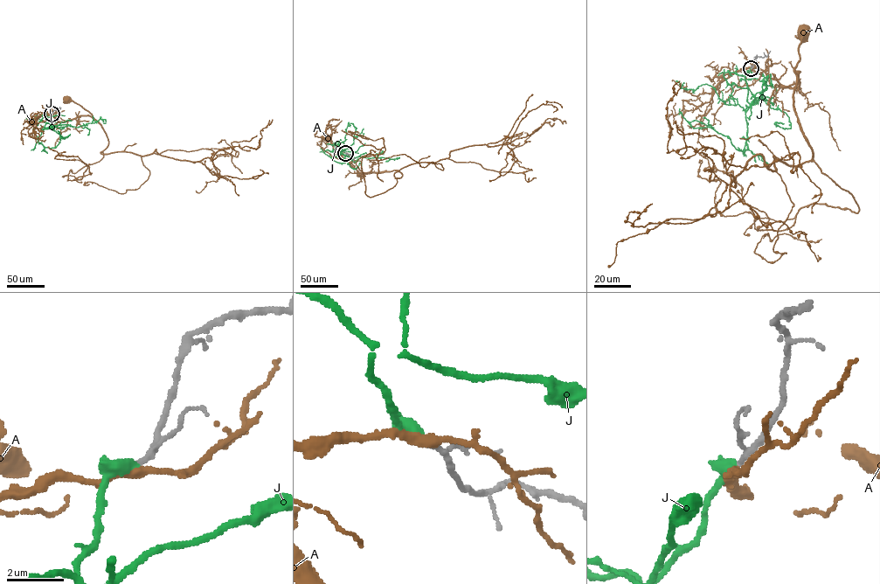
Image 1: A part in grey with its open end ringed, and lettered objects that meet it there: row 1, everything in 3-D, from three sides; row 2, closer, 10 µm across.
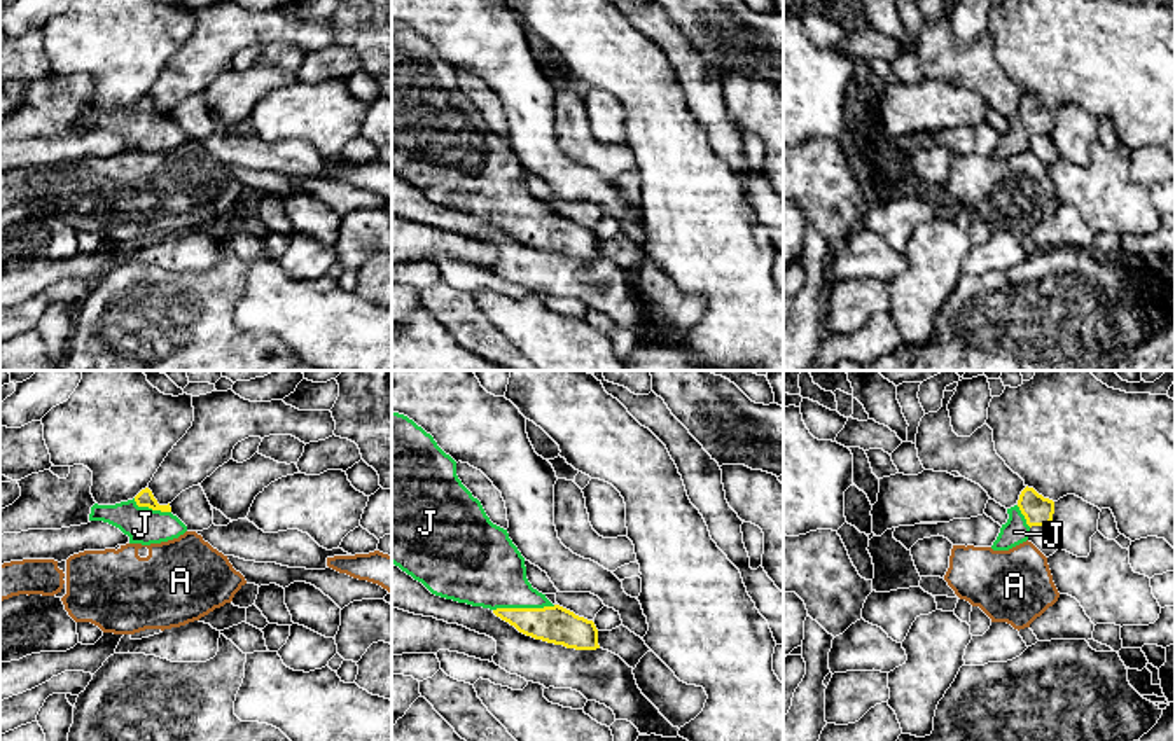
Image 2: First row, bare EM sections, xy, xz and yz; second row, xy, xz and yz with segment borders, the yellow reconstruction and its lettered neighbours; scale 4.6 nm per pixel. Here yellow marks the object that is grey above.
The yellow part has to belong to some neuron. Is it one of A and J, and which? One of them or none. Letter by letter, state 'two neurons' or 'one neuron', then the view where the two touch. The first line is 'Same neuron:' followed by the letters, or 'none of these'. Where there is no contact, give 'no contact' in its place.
Same neuron: J
A: two neurons; no contact
J: one neuron; contact in xz

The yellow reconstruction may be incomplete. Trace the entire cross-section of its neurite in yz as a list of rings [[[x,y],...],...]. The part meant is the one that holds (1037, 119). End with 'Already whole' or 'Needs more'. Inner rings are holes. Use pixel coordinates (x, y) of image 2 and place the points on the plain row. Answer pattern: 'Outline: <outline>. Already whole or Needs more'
Outline: [[[1025,96],[1014,115],[1007,117],[1009,128],[1002,133],[993,159],[1009,159],[1028,149],[1032,135],[1049,135],[1054,122],[1054,110]]]. Needs more

